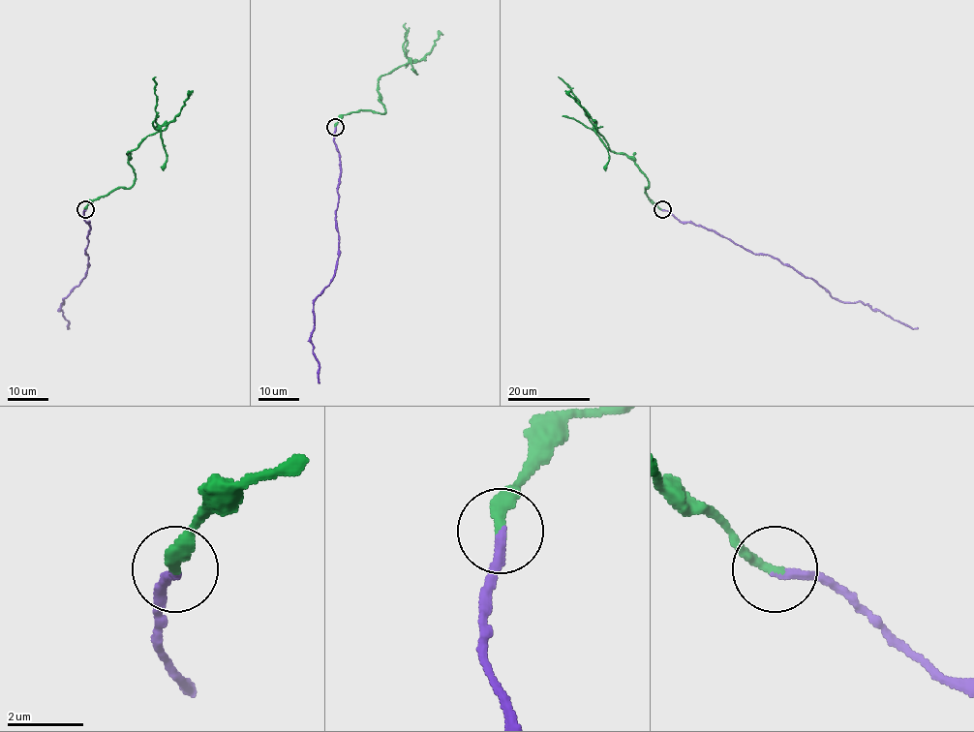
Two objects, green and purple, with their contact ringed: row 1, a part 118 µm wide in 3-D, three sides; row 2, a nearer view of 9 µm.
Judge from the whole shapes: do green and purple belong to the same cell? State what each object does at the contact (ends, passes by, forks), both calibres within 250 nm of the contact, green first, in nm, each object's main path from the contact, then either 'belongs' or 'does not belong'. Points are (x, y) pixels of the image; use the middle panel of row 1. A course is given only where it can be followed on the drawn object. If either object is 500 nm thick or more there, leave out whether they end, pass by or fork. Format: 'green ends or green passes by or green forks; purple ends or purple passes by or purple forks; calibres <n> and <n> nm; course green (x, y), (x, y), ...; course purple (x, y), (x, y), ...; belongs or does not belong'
green ends; purple ends; calibres 320 and 240 nm; course green (336, 127), (351, 112), (384, 113), (378, 81), (409, 62), (406, 22); course purple (336, 127), (339, 258), (335, 276), (313, 303), (314, 327), (310, 338), (319, 366), (319, 383); does not belong

